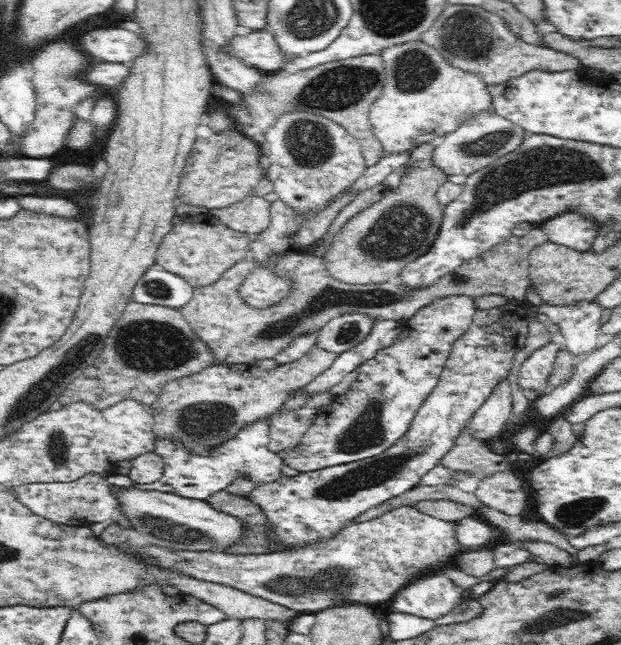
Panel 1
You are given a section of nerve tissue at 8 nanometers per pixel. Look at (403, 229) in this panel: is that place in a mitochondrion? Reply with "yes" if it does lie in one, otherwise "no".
yes

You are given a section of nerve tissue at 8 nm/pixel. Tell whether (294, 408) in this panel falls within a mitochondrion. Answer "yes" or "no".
no

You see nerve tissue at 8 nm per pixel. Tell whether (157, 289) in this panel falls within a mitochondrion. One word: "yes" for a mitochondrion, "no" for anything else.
yes

